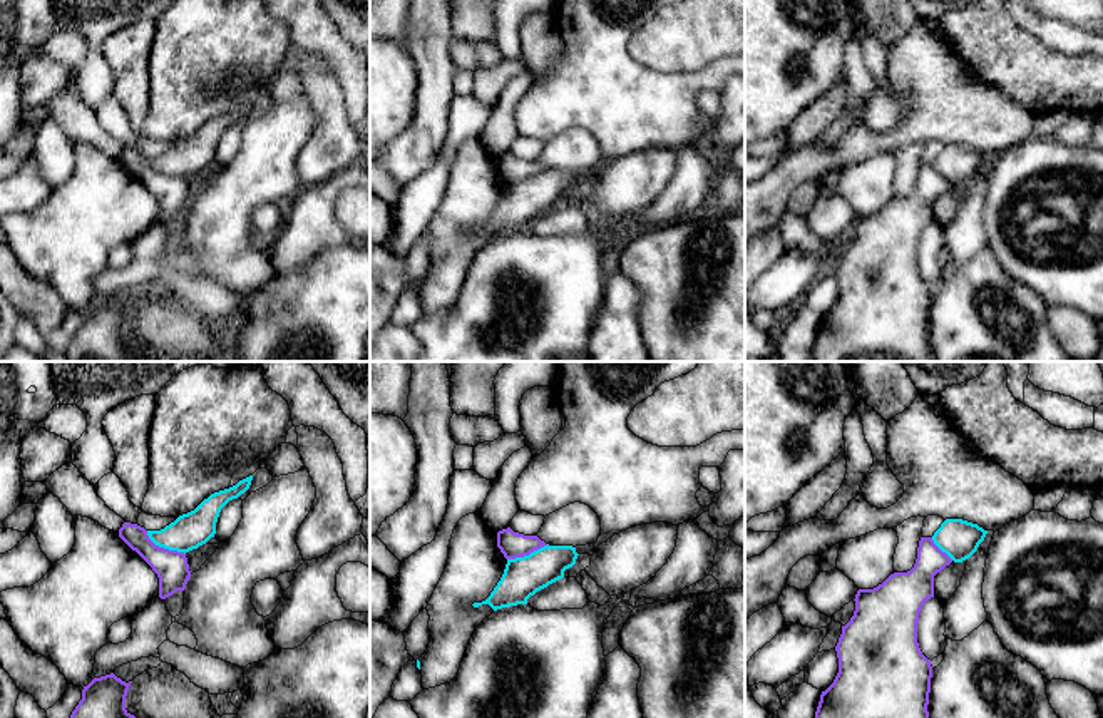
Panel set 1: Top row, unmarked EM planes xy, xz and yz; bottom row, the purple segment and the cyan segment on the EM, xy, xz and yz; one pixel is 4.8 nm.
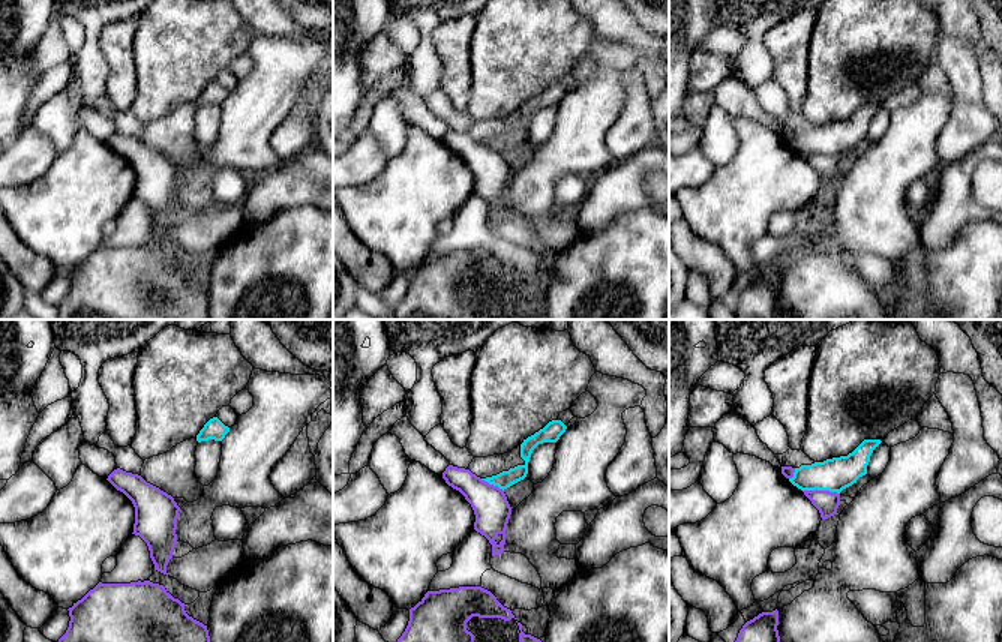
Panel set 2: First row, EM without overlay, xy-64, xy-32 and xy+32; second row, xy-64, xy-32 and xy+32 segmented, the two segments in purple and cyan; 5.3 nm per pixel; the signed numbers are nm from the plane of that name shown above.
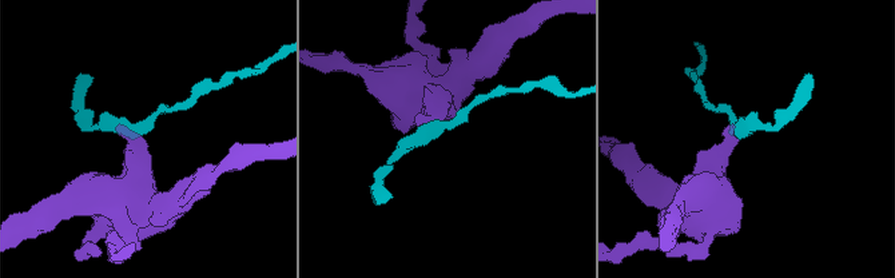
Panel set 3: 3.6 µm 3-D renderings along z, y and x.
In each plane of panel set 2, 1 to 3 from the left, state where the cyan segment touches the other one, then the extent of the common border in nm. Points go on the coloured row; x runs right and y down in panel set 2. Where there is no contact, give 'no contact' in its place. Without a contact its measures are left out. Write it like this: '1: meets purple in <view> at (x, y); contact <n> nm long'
1: no contact
2: meets purple in xy-32 at (492, 485); contact 140 nm long
3: meets purple in xy+32 at (821, 491); contact 200 nm long

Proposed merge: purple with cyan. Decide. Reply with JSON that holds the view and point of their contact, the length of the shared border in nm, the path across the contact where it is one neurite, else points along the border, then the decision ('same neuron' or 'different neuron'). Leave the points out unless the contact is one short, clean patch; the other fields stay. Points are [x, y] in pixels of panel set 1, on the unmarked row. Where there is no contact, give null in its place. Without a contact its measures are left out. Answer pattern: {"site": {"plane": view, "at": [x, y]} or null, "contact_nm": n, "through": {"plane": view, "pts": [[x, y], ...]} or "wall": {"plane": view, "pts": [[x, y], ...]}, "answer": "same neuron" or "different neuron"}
{"site": {"plane": "xy", "at": [163, 173]}, "contact_nm": 220, "wall": {"plane": "xy", "pts": [[146, 156], [156, 169], [184, 179]]}, "answer": "different neuron"}

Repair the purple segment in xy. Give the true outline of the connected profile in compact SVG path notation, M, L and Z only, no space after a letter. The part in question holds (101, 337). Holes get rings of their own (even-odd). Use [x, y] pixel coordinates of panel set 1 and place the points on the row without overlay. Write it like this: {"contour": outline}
{"contour": "M114 298L94 303L82 315L82 325L65 348L67 362L146 362L141 346L126 335L126 321L132 306L126 308Z"}

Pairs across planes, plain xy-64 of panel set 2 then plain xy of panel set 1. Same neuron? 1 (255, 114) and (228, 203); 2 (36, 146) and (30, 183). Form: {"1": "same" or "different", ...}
{"1": "same", "2": "same"}

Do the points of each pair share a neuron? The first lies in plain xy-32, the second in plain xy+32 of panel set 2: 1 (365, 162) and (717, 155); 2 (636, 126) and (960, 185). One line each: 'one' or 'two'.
1: two
2: two

